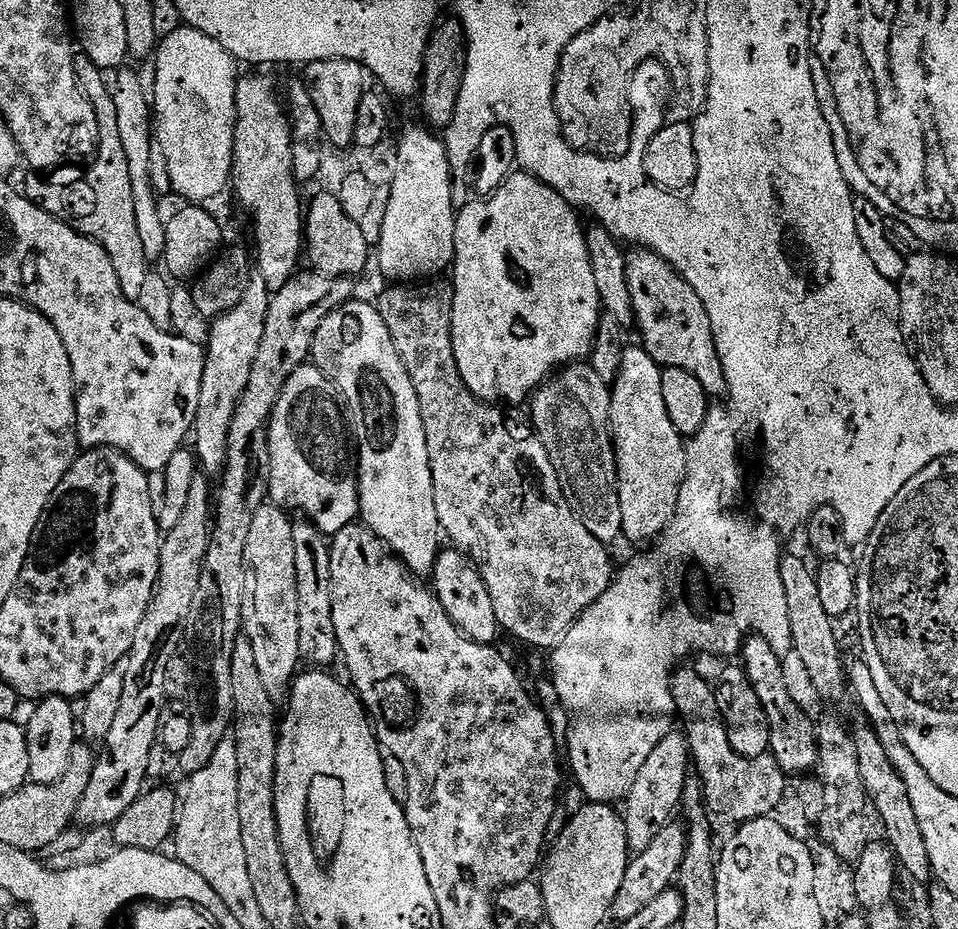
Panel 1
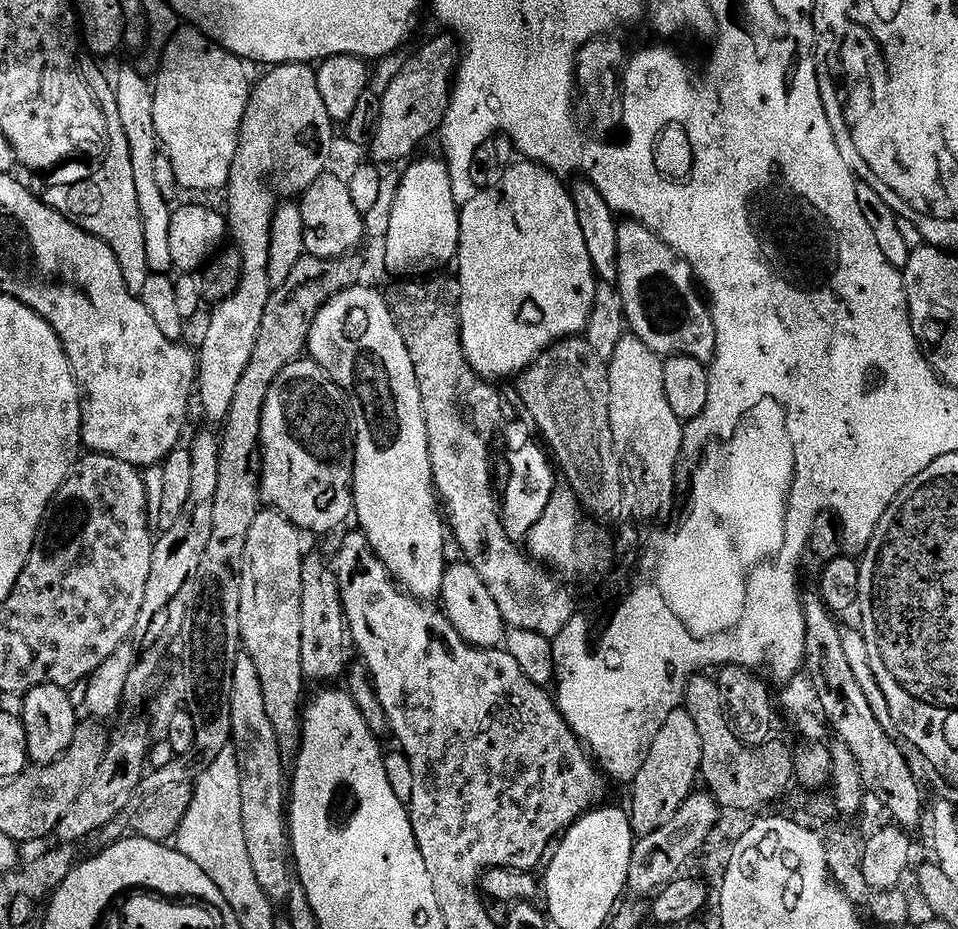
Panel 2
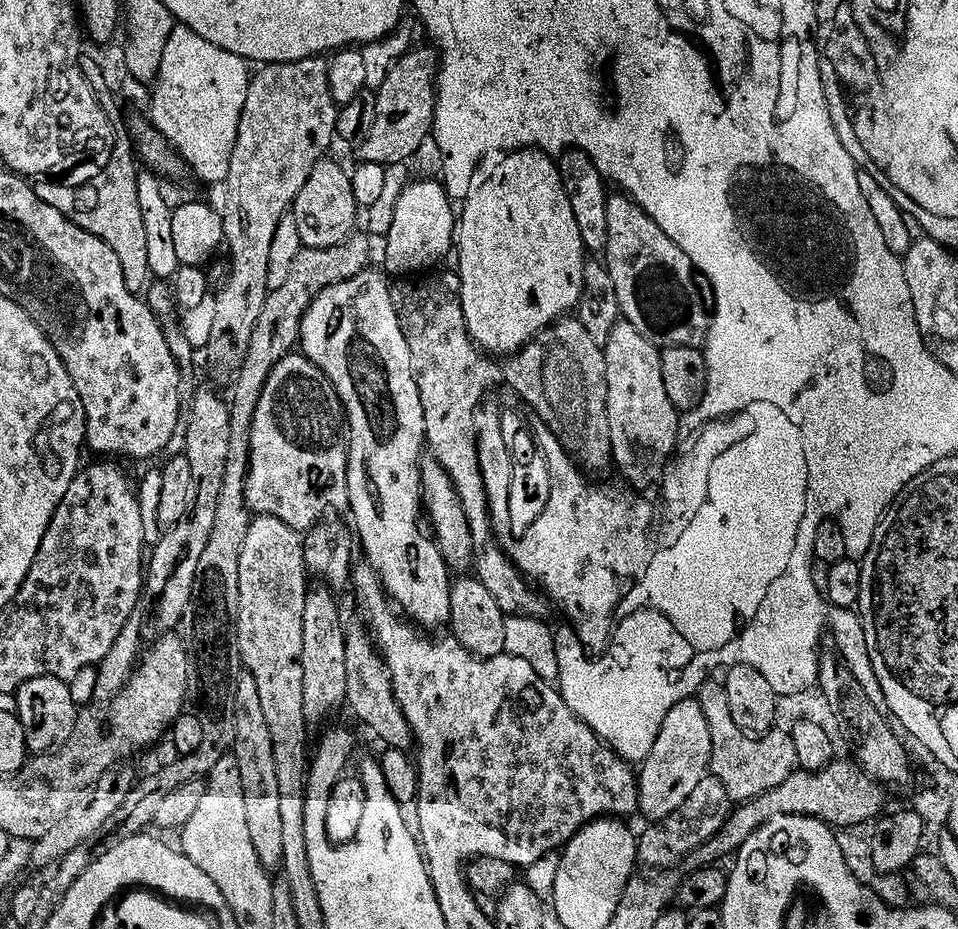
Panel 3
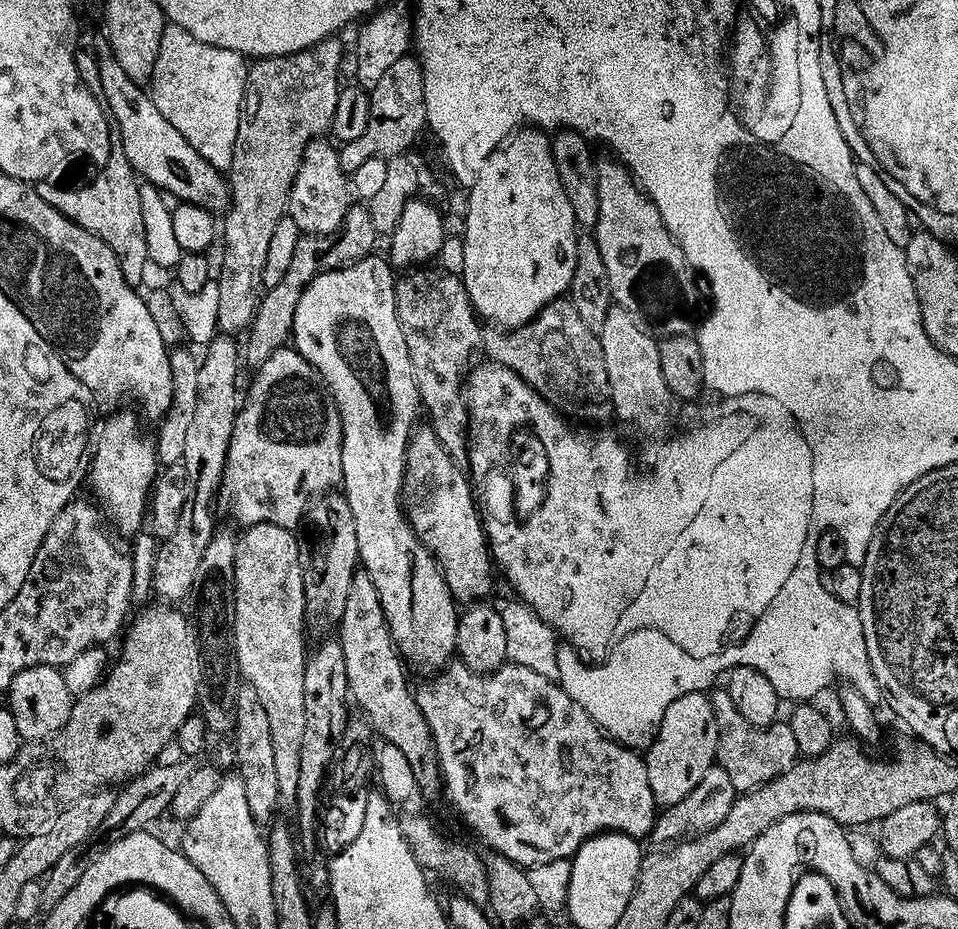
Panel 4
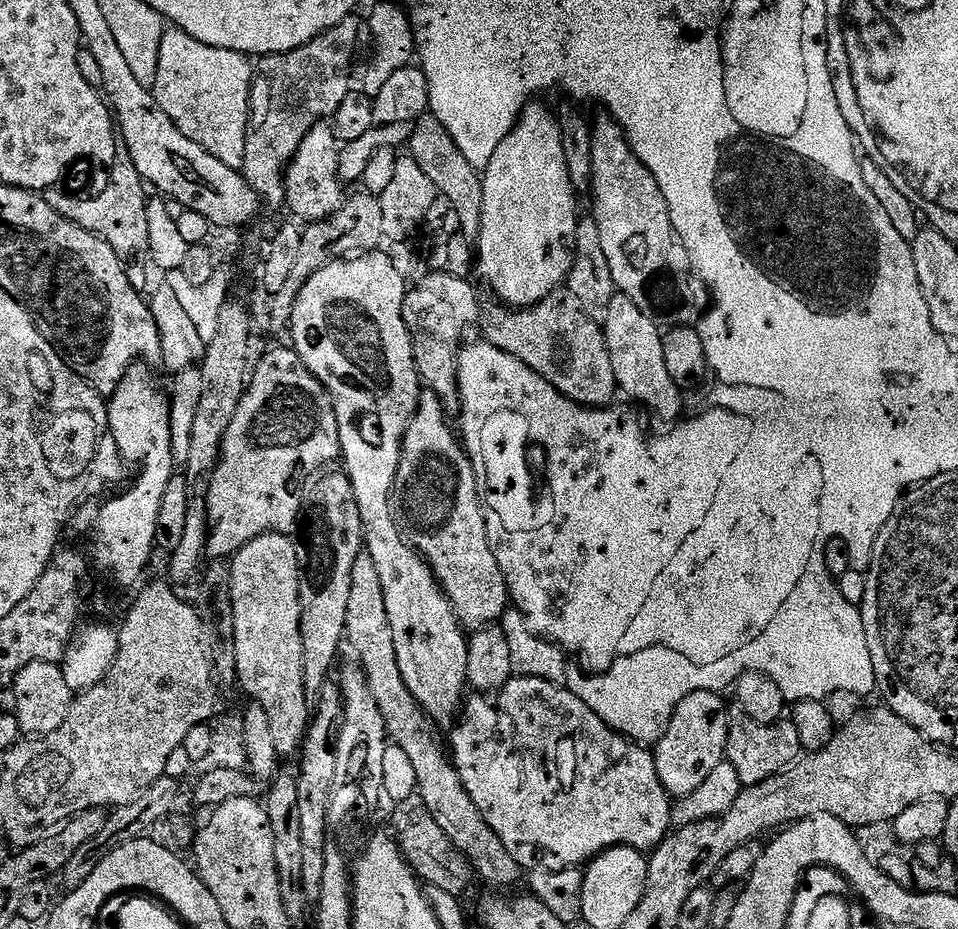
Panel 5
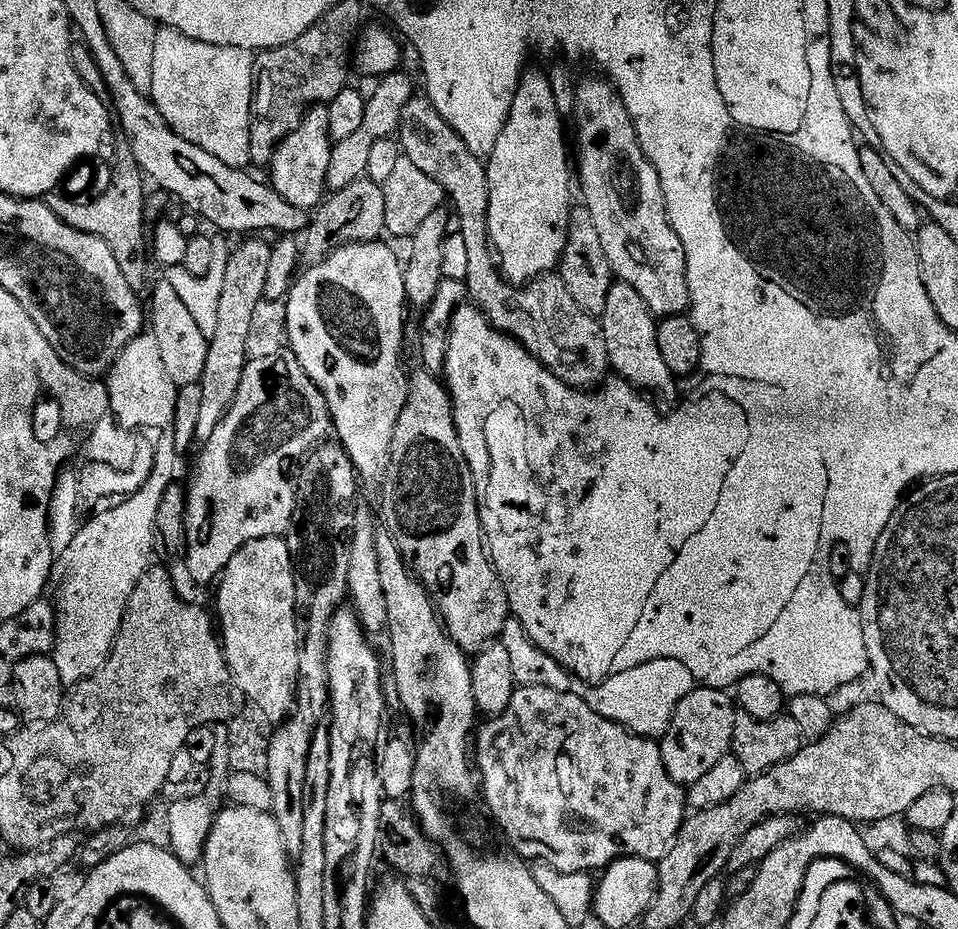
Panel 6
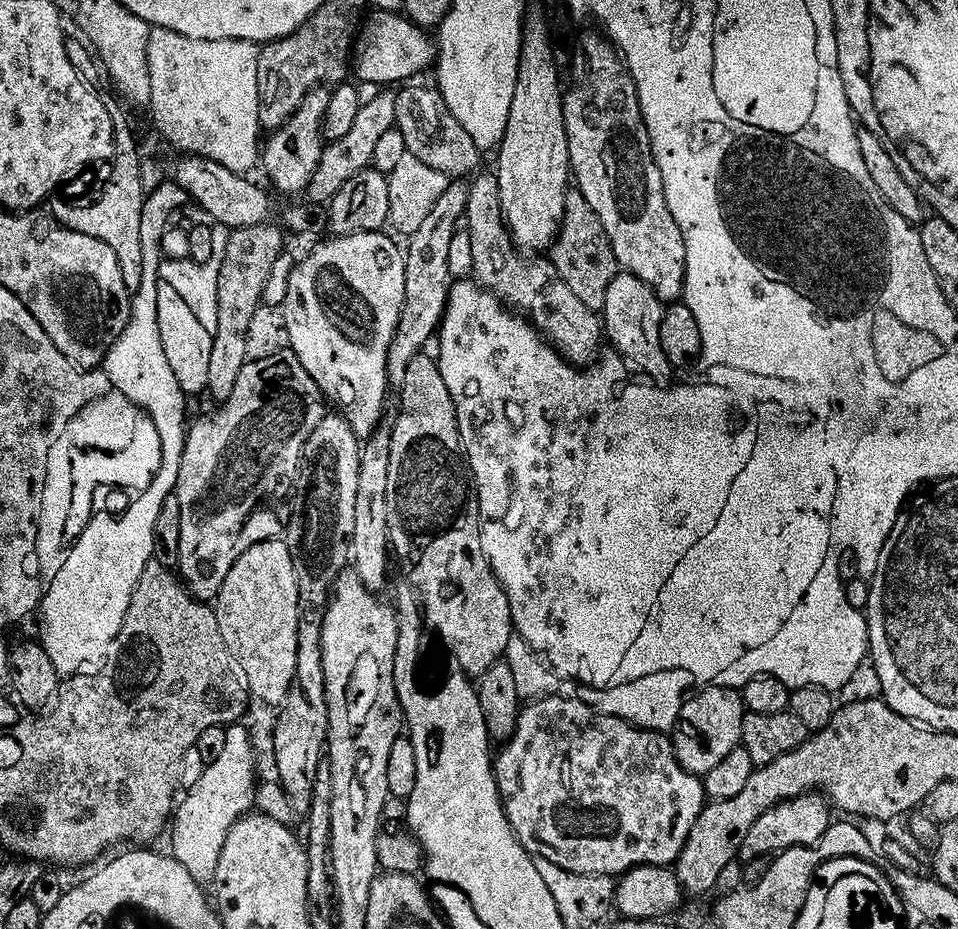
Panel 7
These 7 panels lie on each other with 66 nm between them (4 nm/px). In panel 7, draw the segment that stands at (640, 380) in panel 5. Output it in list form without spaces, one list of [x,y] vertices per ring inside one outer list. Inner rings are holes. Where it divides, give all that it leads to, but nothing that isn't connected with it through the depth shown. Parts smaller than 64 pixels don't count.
[[[617,274],[610,282],[606,294],[606,306],[602,313],[602,323],[606,329],[607,339],[612,339],[612,344],[625,356],[625,361],[633,360],[636,364],[648,364],[652,359],[660,356],[660,323],[664,320],[664,308],[661,301],[657,300],[651,288],[644,285],[637,276]]]

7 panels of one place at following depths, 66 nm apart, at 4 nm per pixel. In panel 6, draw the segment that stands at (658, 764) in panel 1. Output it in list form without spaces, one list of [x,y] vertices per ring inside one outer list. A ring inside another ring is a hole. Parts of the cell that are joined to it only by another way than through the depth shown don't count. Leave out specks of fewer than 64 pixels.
[[[697,686],[678,702],[668,733],[659,741],[664,765],[675,781],[691,786],[718,763],[718,758],[729,755],[737,711],[733,697],[723,688]]]

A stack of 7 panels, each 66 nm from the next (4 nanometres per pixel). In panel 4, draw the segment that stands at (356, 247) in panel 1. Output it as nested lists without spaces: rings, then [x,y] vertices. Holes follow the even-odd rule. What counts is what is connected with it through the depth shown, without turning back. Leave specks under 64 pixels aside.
[[[321,138],[308,147],[288,203],[287,215],[306,236],[335,237],[354,207],[354,192],[350,187],[349,173],[342,170],[337,145],[327,144],[328,142]]]

